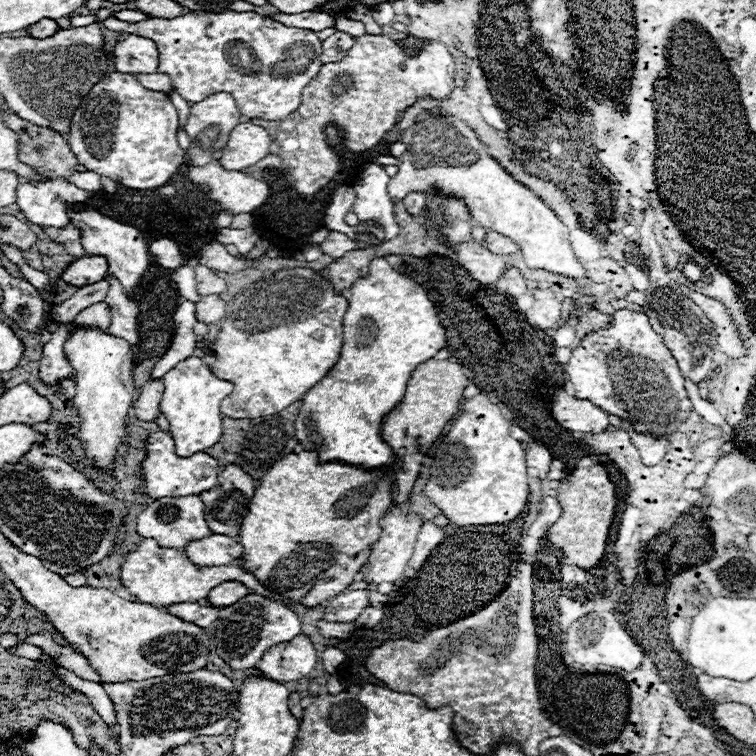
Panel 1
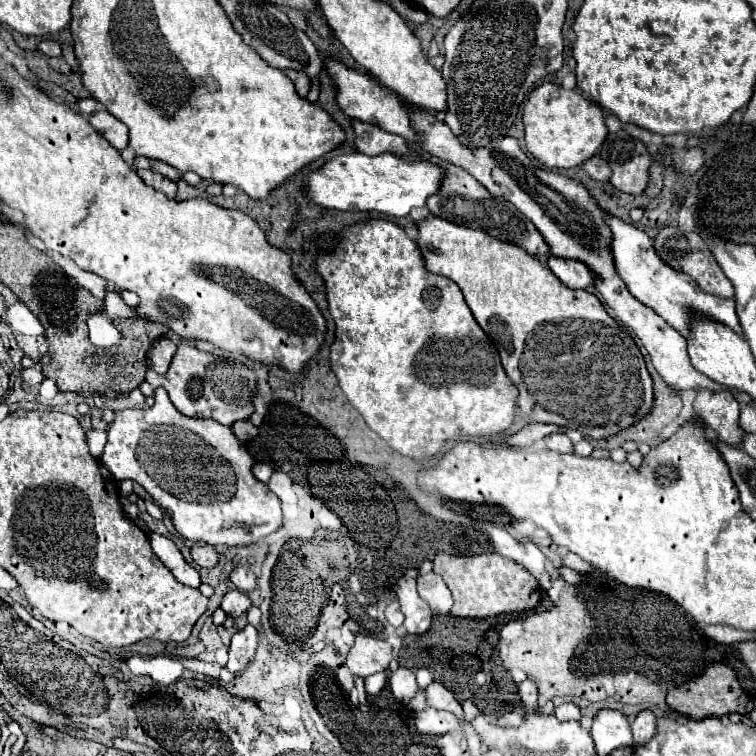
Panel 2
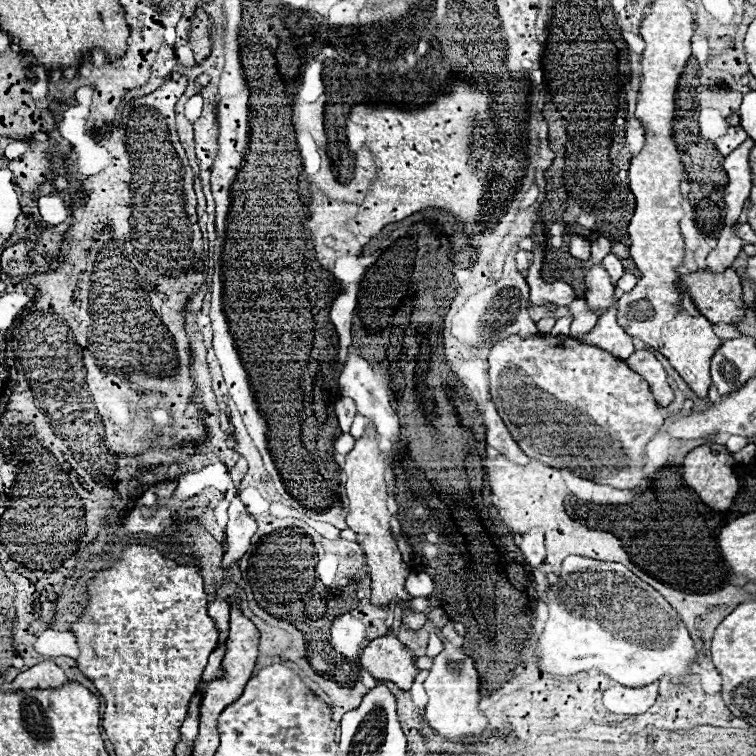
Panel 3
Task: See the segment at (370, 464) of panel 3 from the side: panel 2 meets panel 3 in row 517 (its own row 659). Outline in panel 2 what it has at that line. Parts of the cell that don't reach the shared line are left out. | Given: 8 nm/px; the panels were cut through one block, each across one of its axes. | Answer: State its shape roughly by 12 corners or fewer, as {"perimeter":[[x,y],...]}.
{"perimeter":[[358,634],[348,652],[350,672],[366,678],[386,670],[392,650]]}

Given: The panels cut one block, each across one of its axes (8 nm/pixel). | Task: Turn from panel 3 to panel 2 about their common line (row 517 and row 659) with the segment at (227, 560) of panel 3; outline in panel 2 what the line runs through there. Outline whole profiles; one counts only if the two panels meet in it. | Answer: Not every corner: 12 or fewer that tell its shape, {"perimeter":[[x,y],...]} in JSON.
{"perimeter":[[246,624],[232,636],[226,668],[238,674],[254,658],[258,634]]}

